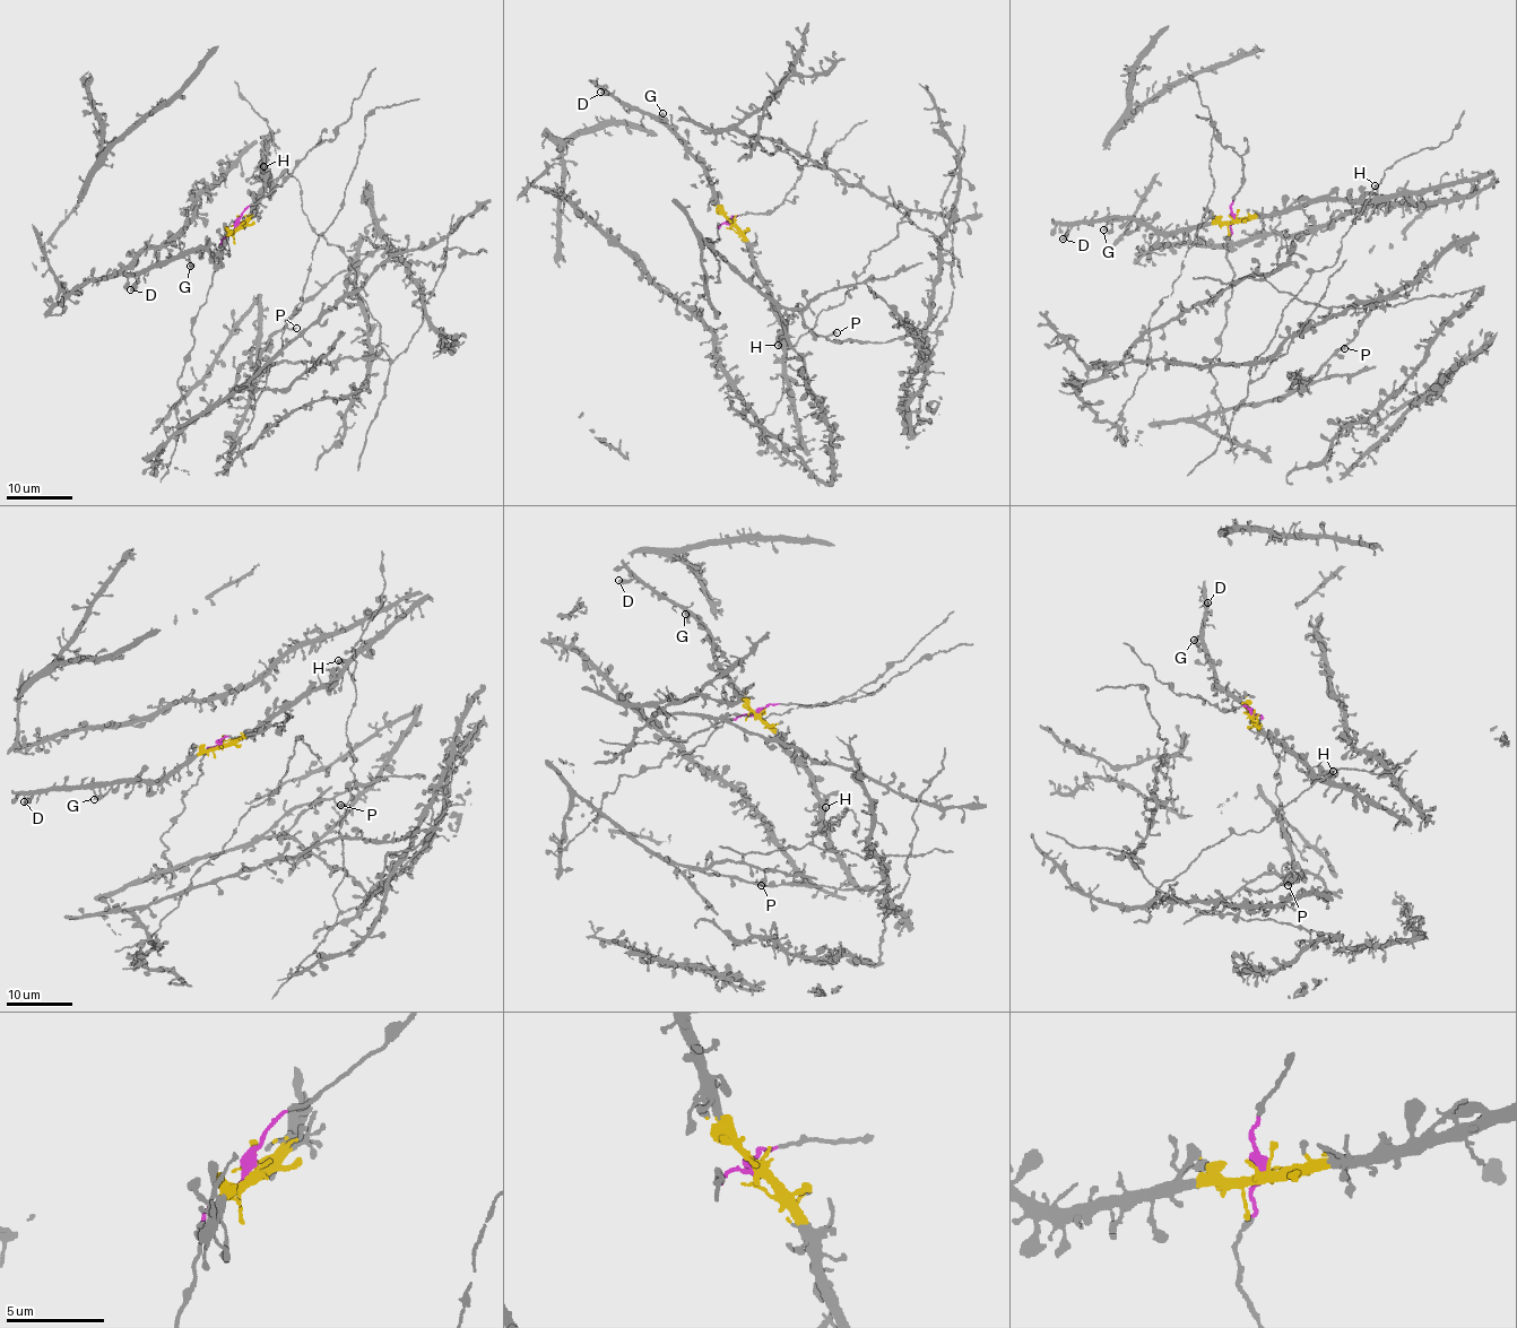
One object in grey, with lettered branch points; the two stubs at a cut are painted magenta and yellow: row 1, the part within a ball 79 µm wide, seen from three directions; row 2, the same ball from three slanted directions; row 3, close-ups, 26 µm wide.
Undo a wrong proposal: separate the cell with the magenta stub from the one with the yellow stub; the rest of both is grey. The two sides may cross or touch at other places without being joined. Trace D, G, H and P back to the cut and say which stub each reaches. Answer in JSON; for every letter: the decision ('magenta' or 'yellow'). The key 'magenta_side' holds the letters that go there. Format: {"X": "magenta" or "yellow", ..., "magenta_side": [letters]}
{"D": "yellow", "G": "yellow", "H": "yellow", "P": "magenta", "magenta_side": ["P"]}

